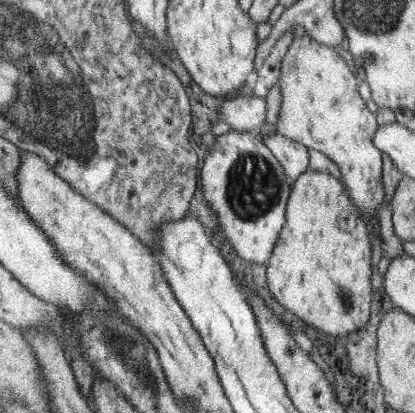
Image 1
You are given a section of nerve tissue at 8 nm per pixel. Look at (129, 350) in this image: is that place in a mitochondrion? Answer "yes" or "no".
yes

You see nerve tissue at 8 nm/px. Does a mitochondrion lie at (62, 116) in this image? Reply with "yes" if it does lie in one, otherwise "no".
yes

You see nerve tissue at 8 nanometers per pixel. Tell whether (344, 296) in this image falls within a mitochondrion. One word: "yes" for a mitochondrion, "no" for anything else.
yes

